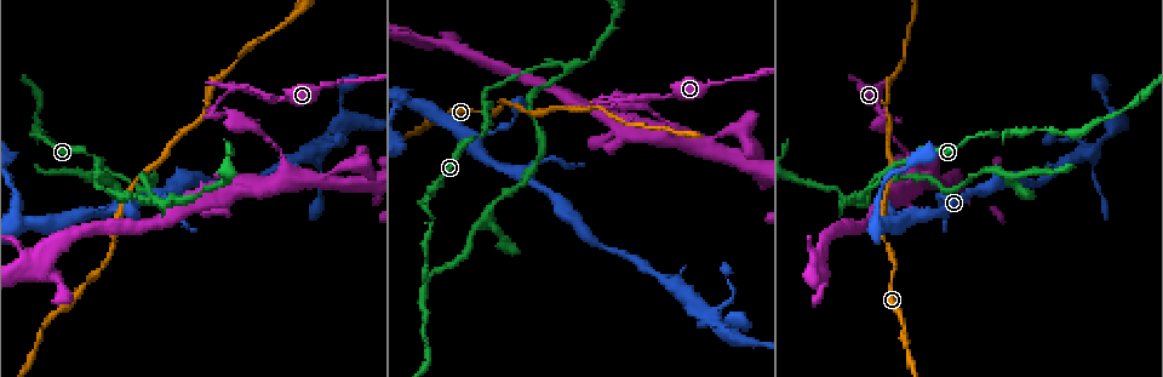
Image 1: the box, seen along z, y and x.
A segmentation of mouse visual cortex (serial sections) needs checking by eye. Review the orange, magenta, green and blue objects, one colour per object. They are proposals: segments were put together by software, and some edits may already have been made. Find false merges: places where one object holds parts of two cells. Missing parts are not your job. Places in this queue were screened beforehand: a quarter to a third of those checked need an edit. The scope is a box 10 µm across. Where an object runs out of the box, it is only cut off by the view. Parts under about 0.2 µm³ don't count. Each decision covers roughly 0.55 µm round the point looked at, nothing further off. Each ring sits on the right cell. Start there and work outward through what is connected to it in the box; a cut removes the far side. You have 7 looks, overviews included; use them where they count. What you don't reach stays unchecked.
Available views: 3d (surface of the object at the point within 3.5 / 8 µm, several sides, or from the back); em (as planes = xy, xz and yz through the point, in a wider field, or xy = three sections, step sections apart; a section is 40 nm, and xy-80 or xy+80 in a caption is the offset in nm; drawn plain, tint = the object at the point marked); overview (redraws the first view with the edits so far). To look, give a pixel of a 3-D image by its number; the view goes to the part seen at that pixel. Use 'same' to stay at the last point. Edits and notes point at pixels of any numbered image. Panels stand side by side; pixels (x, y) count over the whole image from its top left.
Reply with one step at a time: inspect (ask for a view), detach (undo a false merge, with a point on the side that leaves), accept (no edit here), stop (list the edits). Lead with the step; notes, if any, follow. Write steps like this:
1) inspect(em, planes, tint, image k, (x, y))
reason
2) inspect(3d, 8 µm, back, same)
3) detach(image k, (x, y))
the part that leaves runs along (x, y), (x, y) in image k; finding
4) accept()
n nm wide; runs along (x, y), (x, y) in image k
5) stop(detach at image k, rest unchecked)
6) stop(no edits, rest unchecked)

inspect(3d, 3.5 µm, image 1, (876, 98))
thick turns thin

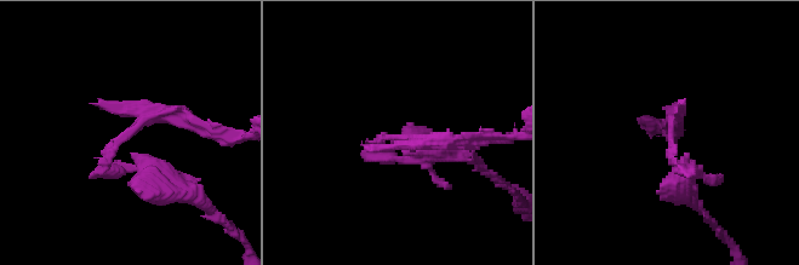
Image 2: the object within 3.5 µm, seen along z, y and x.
inspect(em, xy, step 1, plain, image 2, (397, 137))
need the tissue

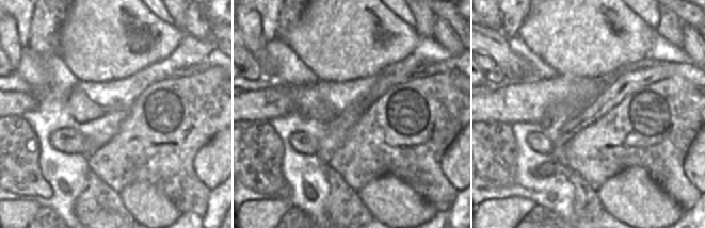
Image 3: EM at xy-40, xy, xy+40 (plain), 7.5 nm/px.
inspect(em, xy, step 1, tint, same)
with the object marked

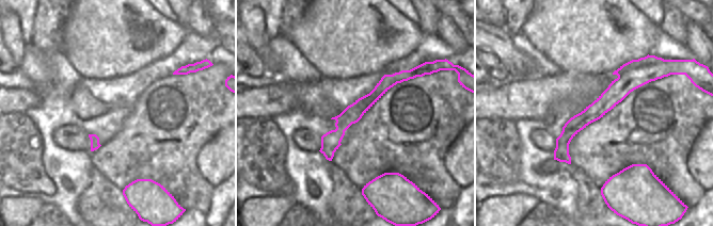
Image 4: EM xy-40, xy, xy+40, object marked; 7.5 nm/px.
accept()
runs along (469, 145), (376, 139), (406, 161) in image 2; one cell here

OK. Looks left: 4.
inspect(3d, 3.5 µm, image 1, (180, 199))
three-way junction

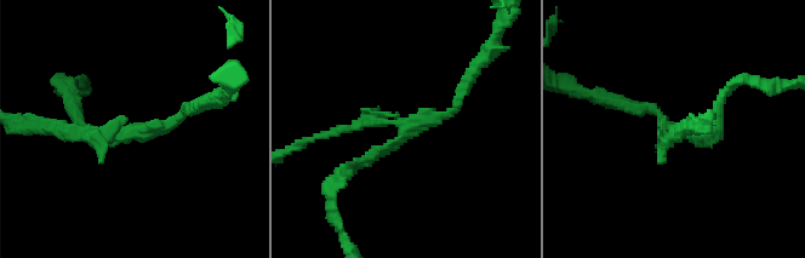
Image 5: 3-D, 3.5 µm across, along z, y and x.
inspect(em, xy, step 3, tint, image 5, (405, 131))
3 arms; arms of 150, 150, 150 nm

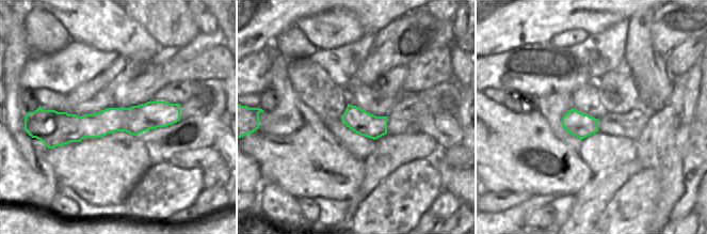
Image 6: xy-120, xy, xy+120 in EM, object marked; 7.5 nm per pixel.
detach(image 5, (655, 110))
the part that leaves runs along (398, 122), (405, 135), (342, 178) in image 5; two cells meet here

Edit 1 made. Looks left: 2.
inspect(3d, 3.5 µm, back, image 1, (673, 134))
three-way junction

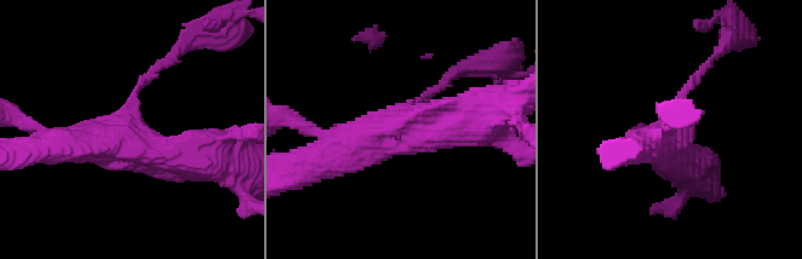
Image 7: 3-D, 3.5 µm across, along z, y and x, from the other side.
inspect(em, xy, step 3, tint, image 7, (676, 133))
3 arms; arms of 100, 500, 500 nm

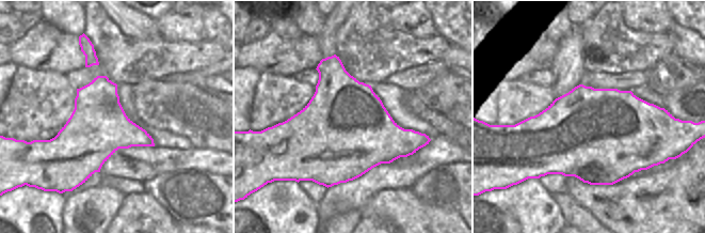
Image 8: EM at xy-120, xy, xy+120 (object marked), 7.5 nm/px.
accept()
runs along (706, 65), (679, 99), (675, 159) in image 7; continuous, no second cell

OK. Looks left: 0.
stop(detach at image 5, rest unchecked)

